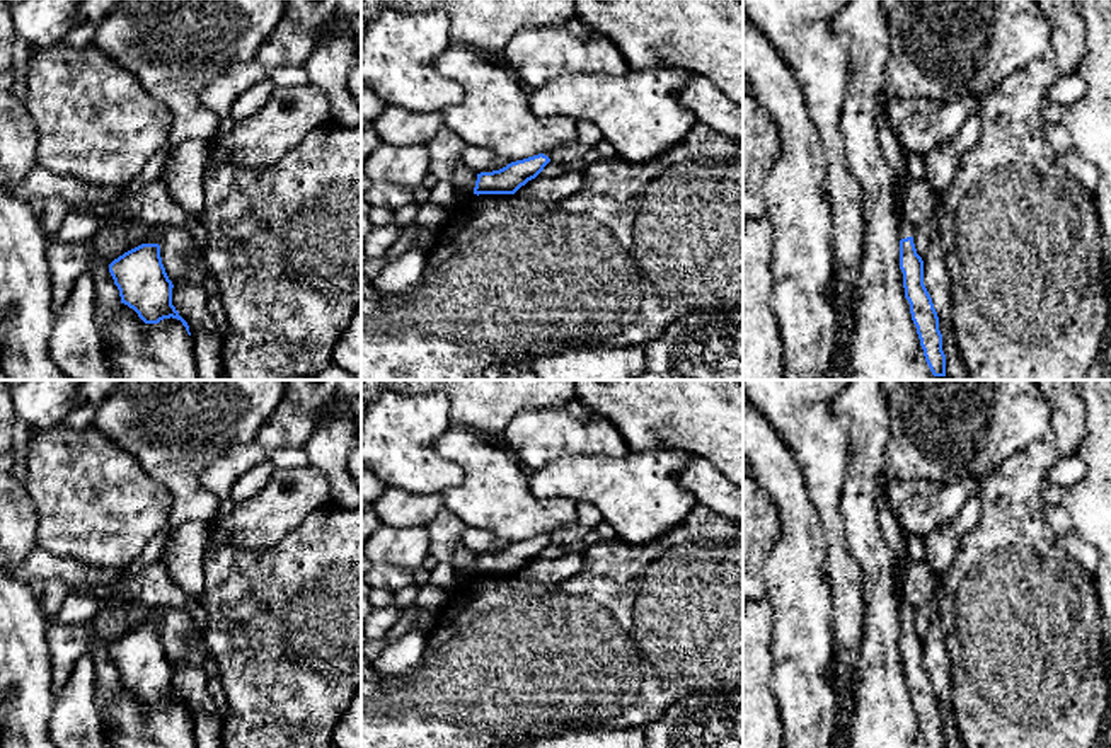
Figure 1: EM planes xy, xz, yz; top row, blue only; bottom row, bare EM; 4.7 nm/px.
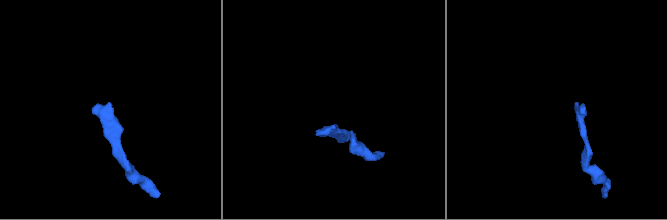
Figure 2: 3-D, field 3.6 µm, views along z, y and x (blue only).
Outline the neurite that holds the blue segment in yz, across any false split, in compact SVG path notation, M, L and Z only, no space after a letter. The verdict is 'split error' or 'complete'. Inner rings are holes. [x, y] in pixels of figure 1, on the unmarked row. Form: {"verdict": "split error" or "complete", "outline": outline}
{"verdict": "split error", "outline": "M896 586L900 603L900 651L903 654L905 680L929 748L946 748L942 716L932 680L924 666L924 642L913 625L913 607Z"}

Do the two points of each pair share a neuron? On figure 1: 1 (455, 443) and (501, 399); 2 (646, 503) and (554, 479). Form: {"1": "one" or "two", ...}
{"1": "two", "2": "one"}

